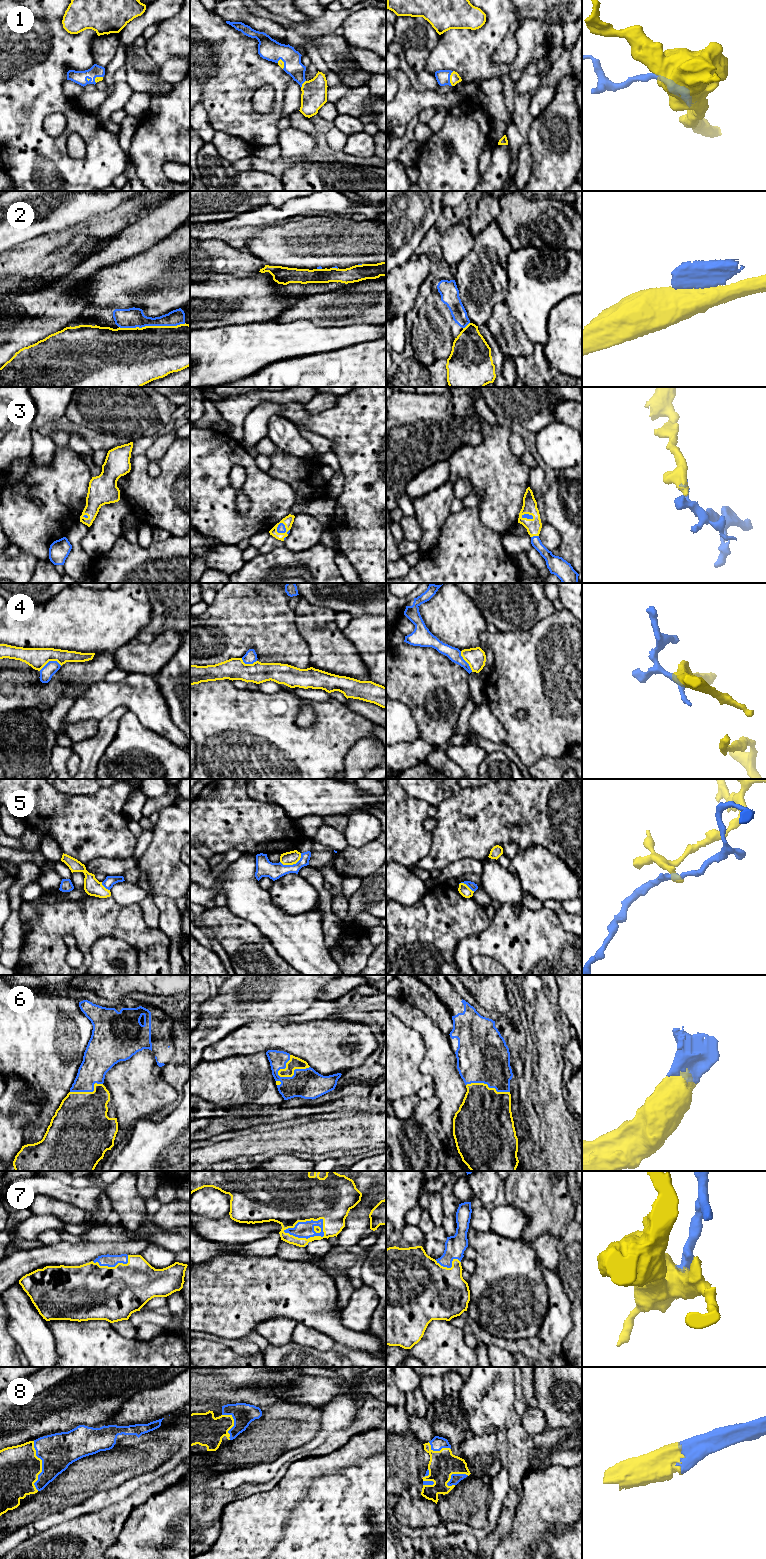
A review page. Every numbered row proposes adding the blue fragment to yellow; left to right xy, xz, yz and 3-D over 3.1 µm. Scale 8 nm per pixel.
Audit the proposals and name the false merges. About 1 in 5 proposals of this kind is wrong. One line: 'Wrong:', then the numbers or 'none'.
Wrong: 2, 4, 5

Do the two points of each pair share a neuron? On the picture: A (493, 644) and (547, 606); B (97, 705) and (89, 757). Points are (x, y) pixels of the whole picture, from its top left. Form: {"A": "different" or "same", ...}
{"A": "different", "B": "different"}

